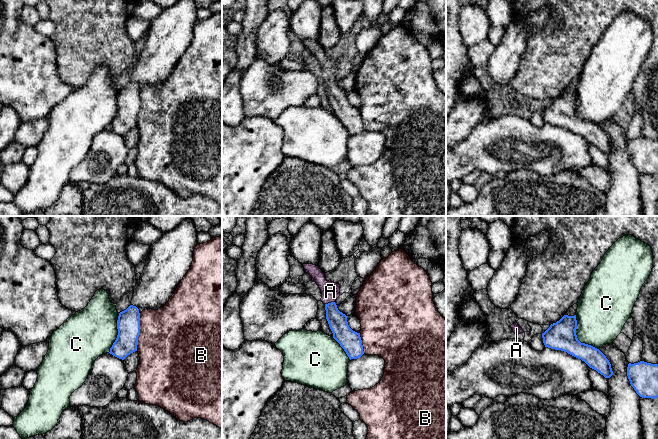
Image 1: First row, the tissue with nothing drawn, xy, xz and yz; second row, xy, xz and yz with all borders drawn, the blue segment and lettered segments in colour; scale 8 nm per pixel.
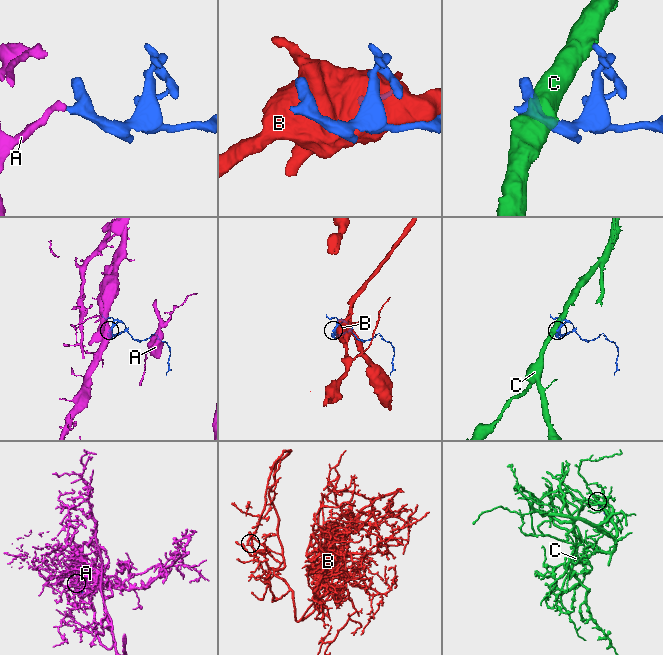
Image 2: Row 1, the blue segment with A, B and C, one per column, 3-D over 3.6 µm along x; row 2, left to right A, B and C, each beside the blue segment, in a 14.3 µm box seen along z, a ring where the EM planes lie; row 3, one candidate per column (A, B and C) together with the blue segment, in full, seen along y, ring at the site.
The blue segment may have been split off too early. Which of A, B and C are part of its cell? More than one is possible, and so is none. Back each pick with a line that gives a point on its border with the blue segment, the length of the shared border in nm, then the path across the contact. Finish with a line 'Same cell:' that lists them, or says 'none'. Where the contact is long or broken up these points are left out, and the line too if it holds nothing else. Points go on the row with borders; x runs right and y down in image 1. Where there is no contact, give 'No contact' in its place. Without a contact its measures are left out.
A: Touches blue at xz (329, 303). Shared border 80 nm. Path across: xz (337, 321), (329, 303), (330, 291)
Same cell: A

